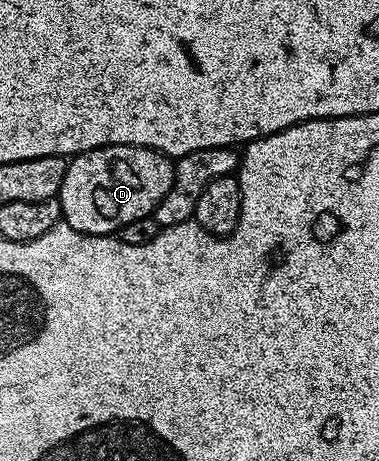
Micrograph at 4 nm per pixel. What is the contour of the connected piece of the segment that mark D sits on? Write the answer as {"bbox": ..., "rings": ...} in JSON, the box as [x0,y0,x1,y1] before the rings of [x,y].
{"bbox":[58,146,173,235],"rings":[[[103,146],[75,155],[68,163],[58,195],[62,221],[83,234],[115,235],[123,226],[130,224],[130,220],[151,215],[162,196],[170,192],[173,165],[173,159],[167,154],[160,154],[145,146]]]}

